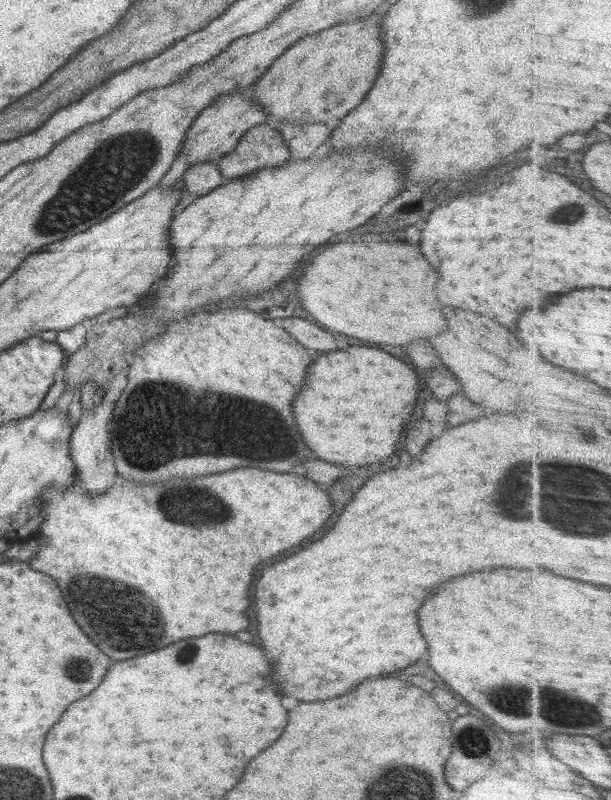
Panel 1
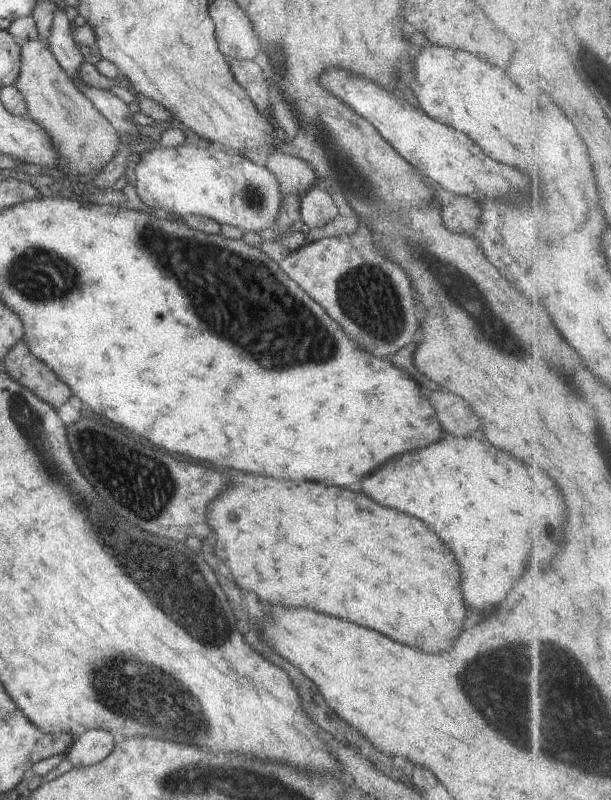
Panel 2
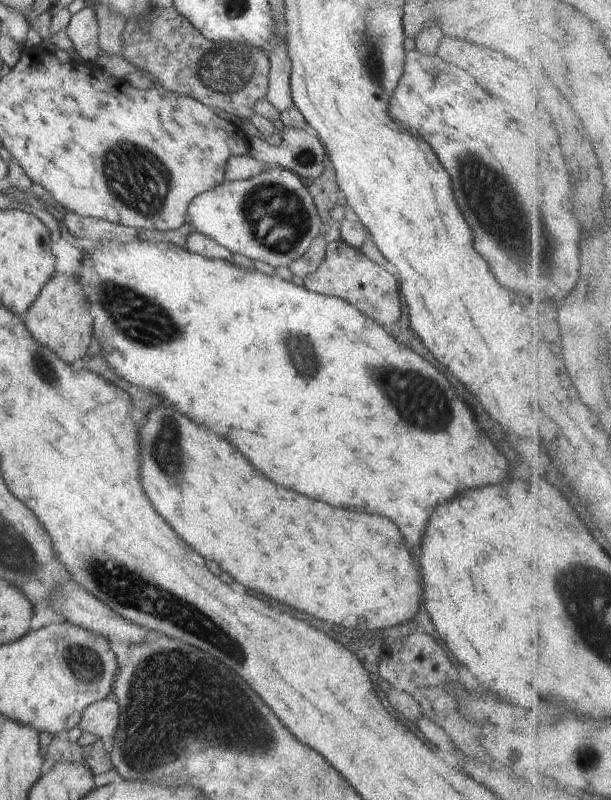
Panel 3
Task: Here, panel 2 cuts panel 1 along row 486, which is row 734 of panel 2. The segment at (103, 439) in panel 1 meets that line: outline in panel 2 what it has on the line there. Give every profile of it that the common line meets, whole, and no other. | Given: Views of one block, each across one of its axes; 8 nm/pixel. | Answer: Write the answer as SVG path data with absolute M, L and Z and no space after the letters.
M89 730L81 734L65 753L73 768L87 767L103 761L114 748L113 736L103 730Z

